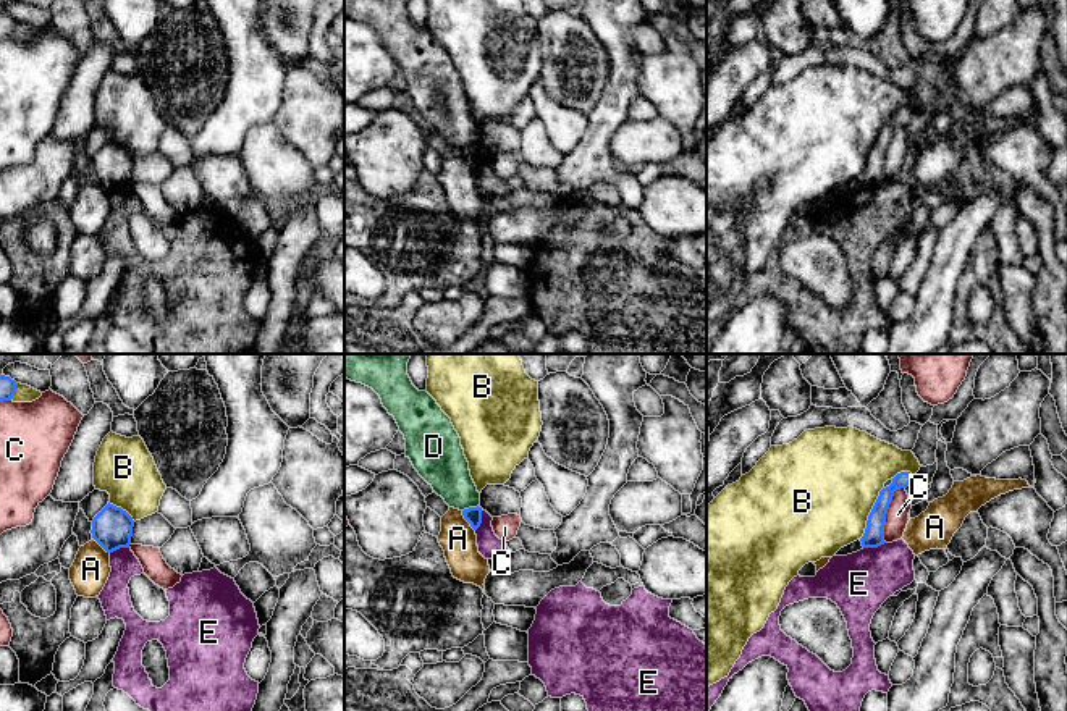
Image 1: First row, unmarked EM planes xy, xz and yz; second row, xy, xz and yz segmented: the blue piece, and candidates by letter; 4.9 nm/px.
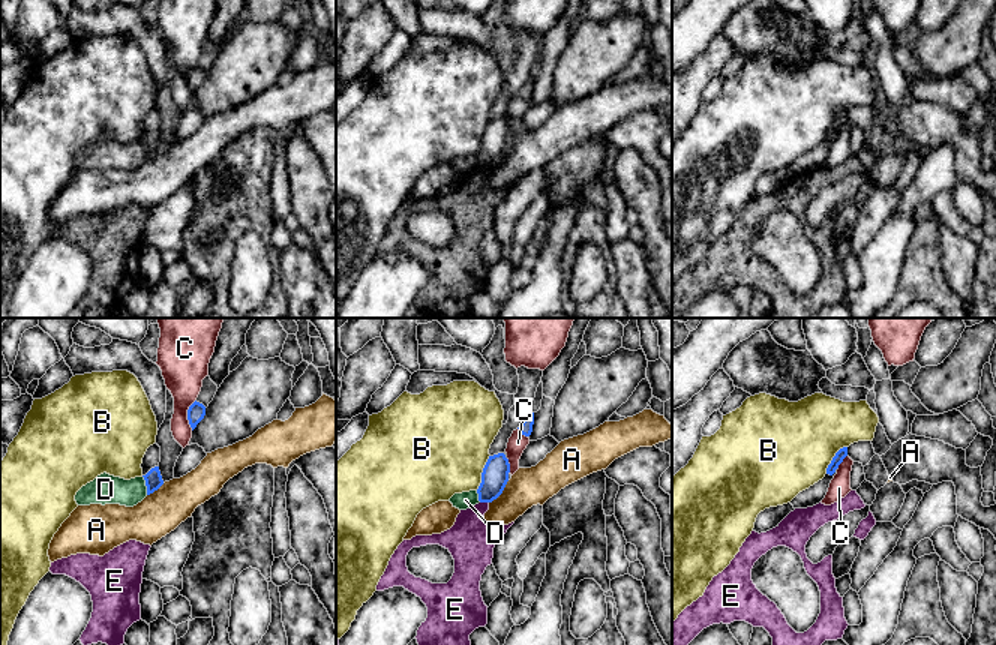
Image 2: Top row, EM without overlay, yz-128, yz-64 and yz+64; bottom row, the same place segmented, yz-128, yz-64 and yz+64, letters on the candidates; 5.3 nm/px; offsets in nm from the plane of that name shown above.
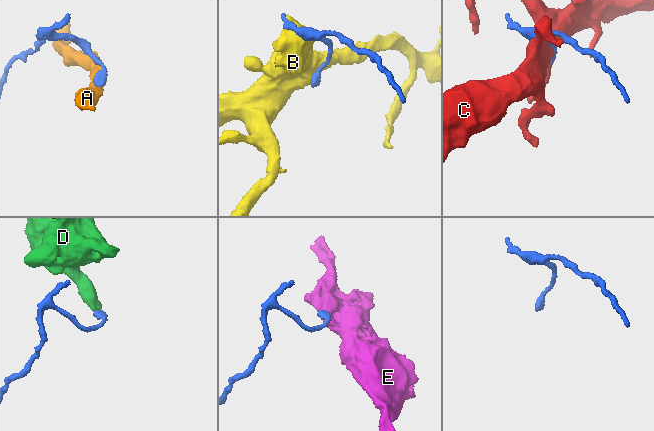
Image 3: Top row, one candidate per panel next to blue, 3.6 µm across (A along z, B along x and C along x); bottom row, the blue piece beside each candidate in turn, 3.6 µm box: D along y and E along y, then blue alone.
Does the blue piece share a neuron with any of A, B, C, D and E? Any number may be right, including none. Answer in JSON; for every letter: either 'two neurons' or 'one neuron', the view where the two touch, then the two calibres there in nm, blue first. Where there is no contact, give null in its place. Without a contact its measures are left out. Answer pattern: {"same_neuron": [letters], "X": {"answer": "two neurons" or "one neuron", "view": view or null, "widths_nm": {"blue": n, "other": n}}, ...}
{"same_neuron": [], "A": {"answer": "two neurons", "view": "xz", "widths_nm": {"blue": 80, "other": 180}}, "B": {"answer": "two neurons", "view": "yz", "widths_nm": {"blue": 110, "other": 500}}, "C": {"answer": "two neurons", "view": "yz", "widths_nm": {"blue": 110, "other": 110}}, "D": {"answer": "two neurons", "view": "xz", "widths_nm": {"blue": 80, "other": 240}}, "E": {"answer": "two neurons", "view": "xz", "widths_nm": {"blue": 80, "other": 110}}}

